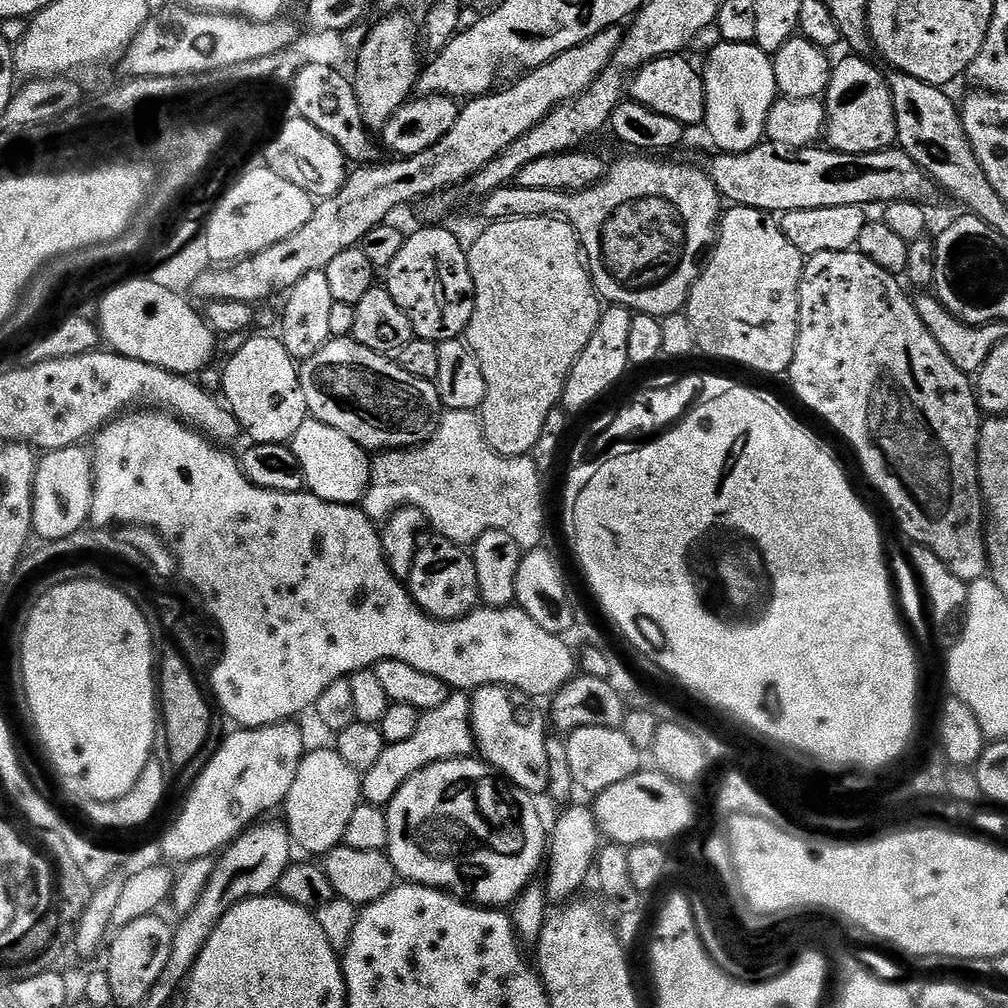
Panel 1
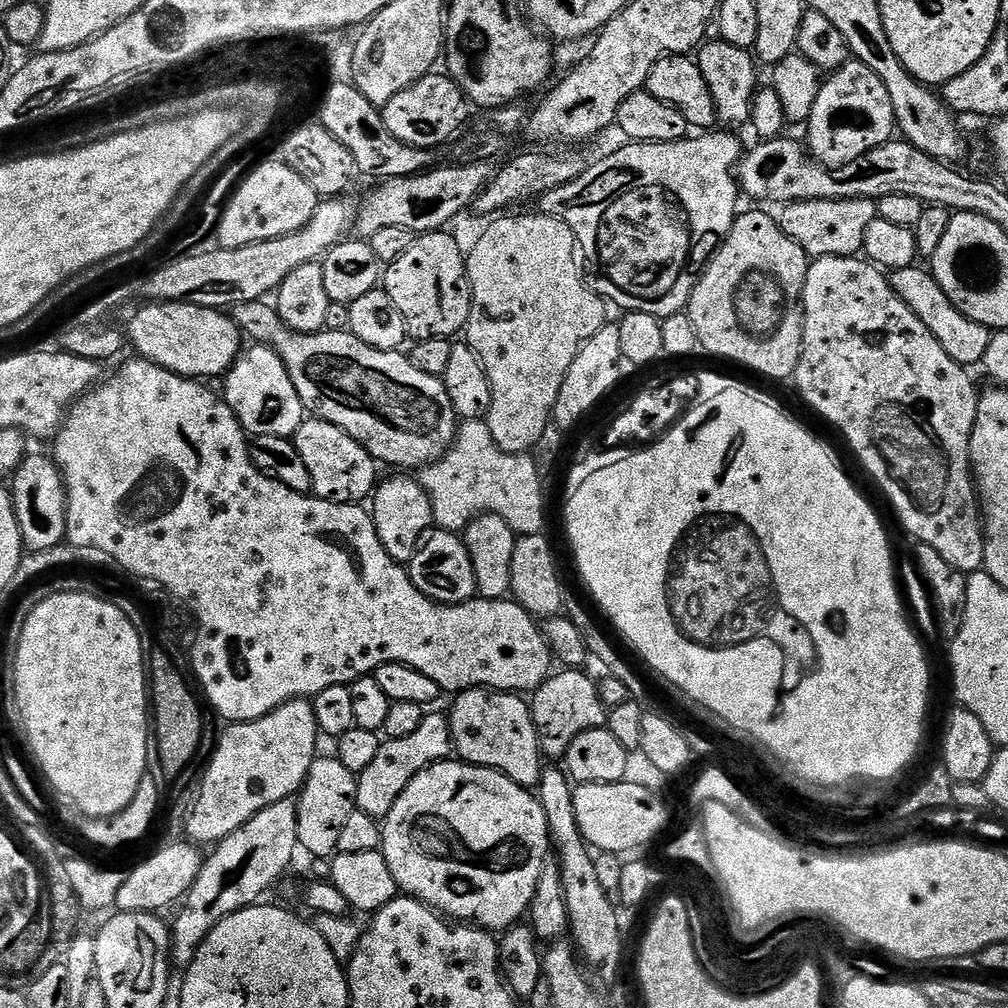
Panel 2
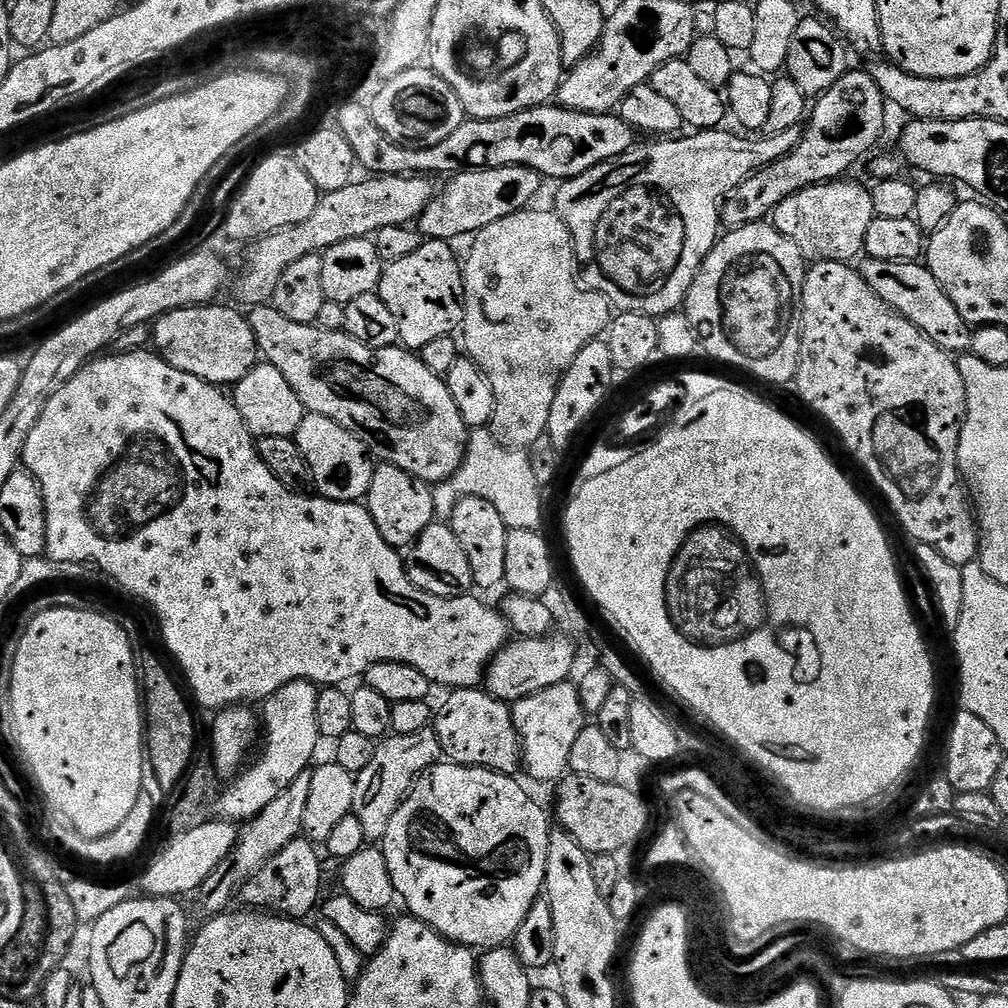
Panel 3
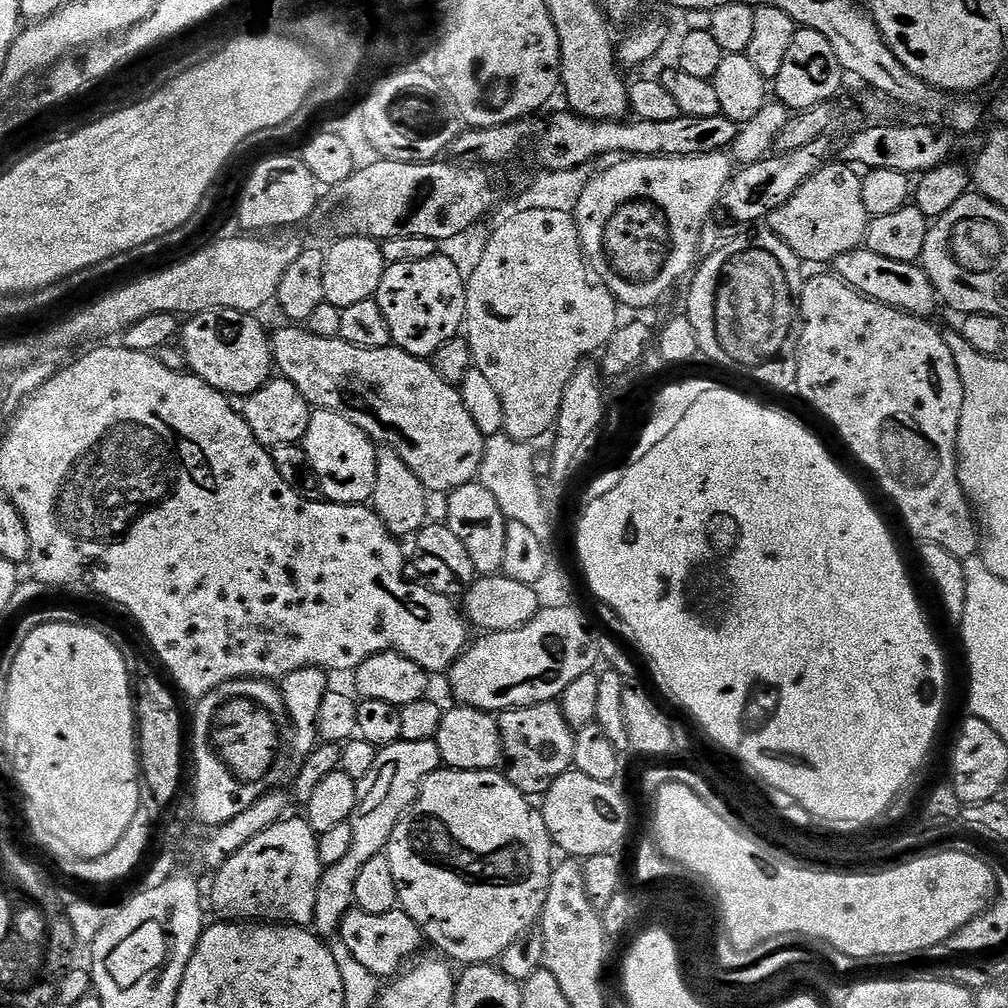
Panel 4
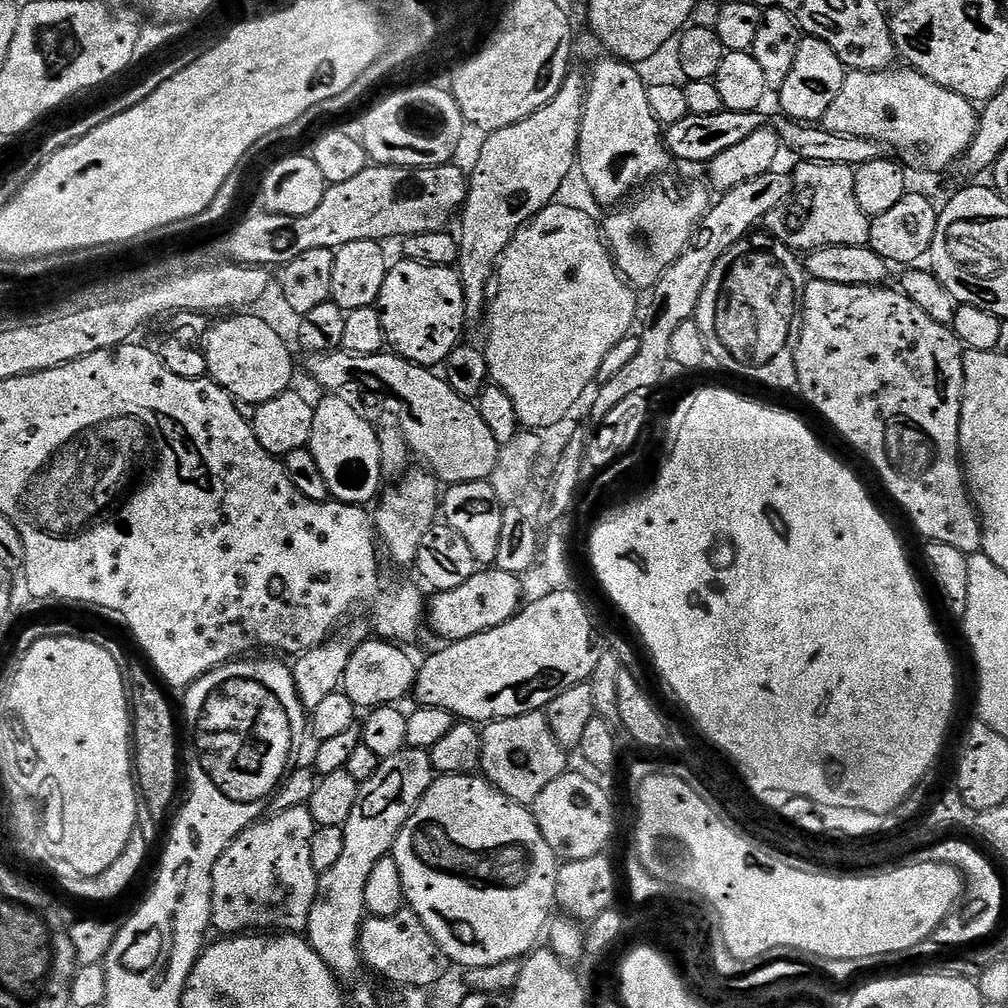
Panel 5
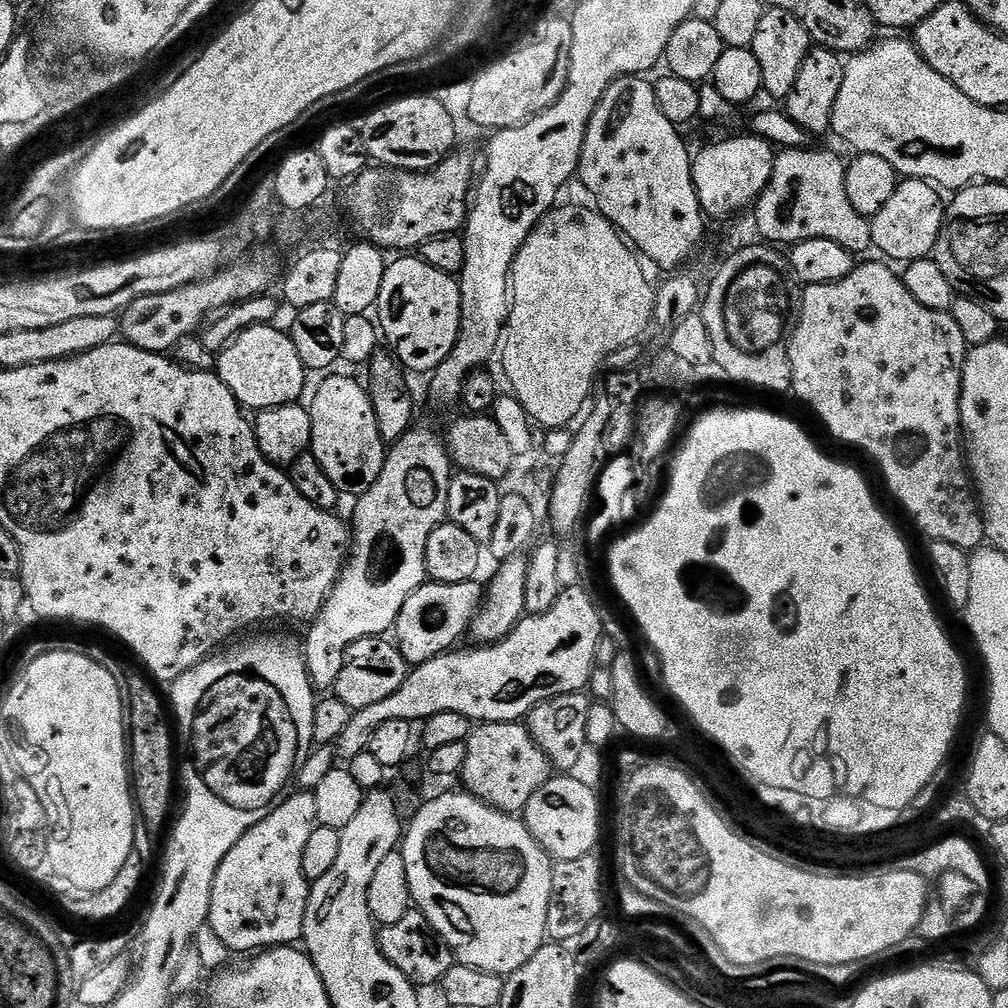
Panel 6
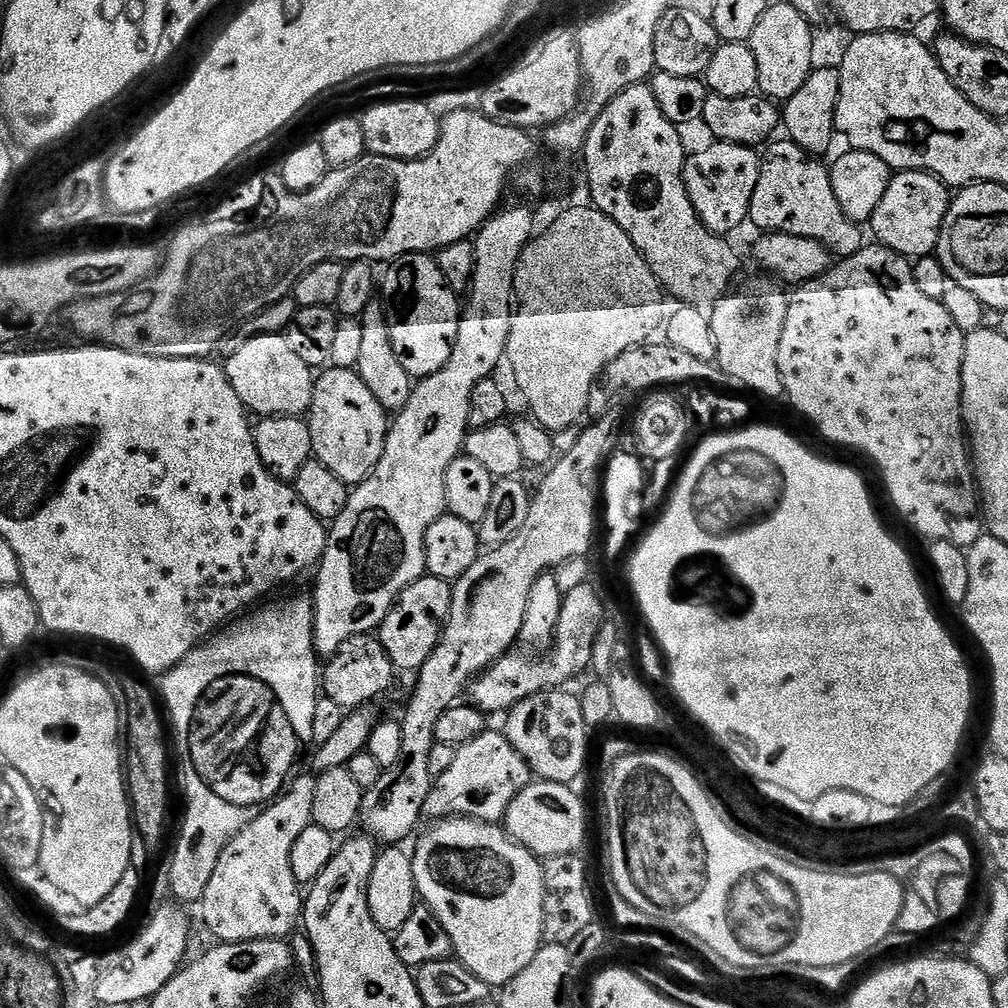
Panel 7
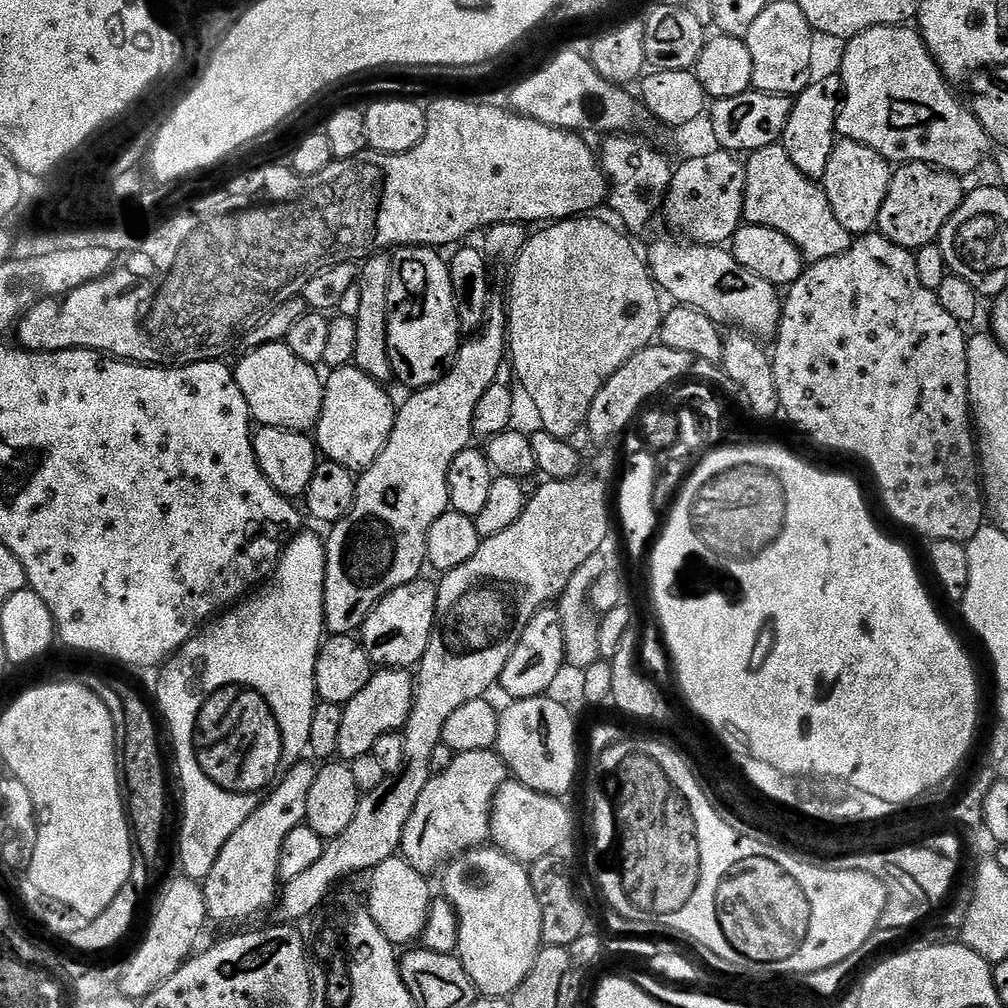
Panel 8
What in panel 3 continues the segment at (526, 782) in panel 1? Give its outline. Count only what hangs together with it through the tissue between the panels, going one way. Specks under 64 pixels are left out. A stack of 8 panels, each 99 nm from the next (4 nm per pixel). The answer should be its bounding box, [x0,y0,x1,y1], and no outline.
[434,688,522,777]

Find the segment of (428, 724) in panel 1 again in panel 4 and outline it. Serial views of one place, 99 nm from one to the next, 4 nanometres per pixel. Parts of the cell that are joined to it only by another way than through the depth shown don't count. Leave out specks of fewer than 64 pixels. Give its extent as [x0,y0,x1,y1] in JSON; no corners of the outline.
[314,739,442,938]

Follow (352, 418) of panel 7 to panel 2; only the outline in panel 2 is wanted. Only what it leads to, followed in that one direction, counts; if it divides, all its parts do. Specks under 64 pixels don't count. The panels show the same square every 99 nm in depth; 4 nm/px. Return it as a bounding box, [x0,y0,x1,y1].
[294,419,377,504]

